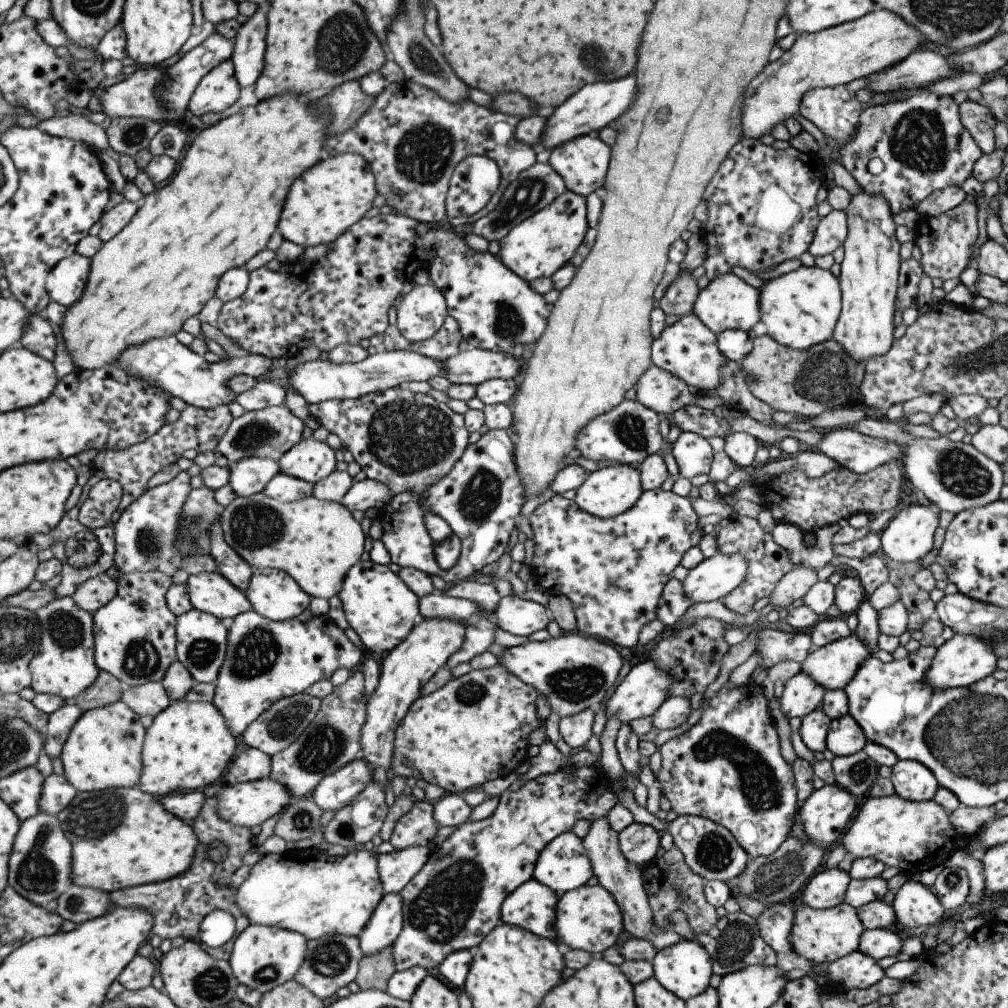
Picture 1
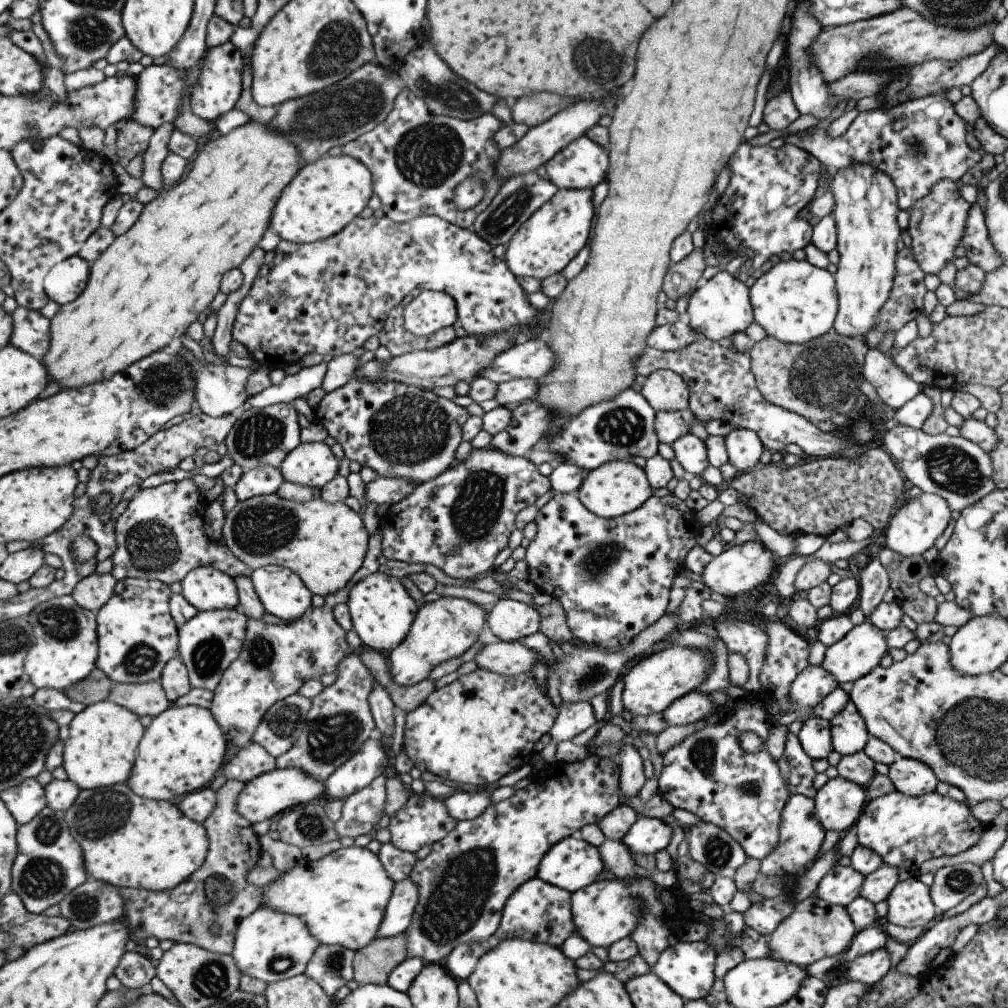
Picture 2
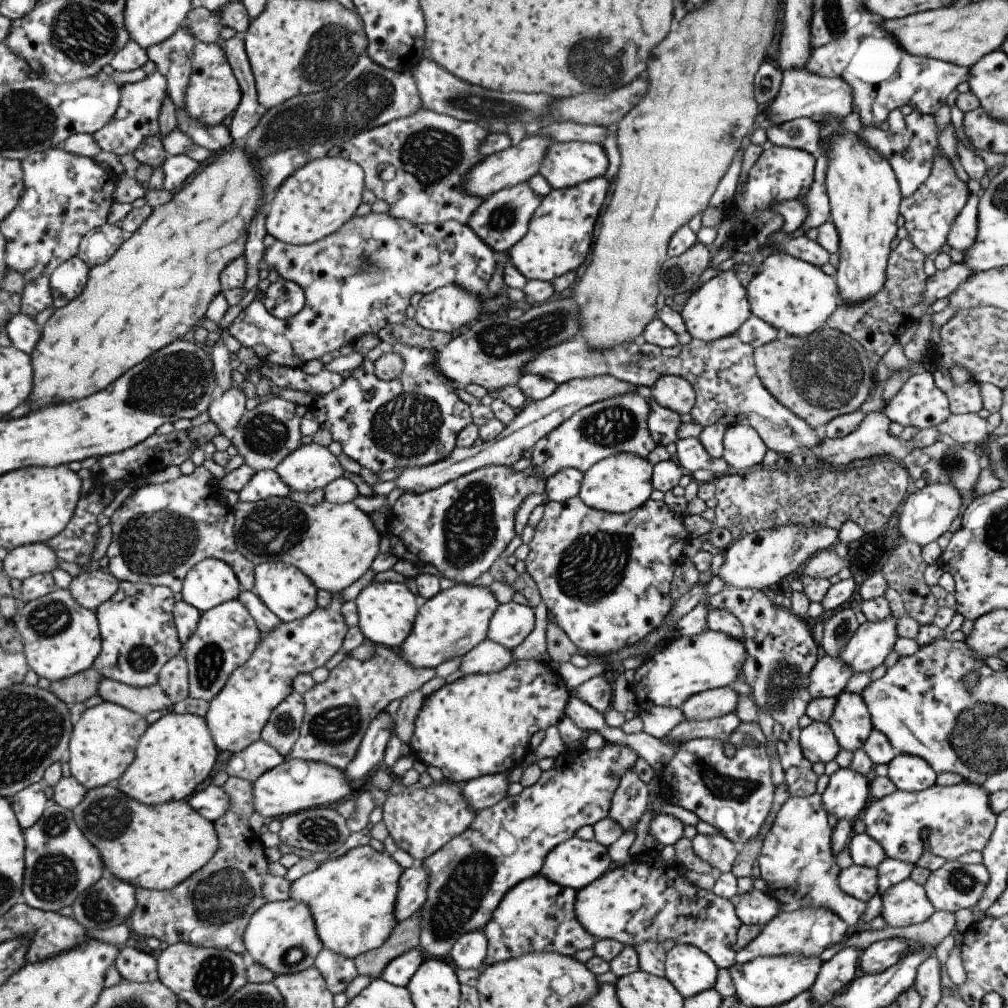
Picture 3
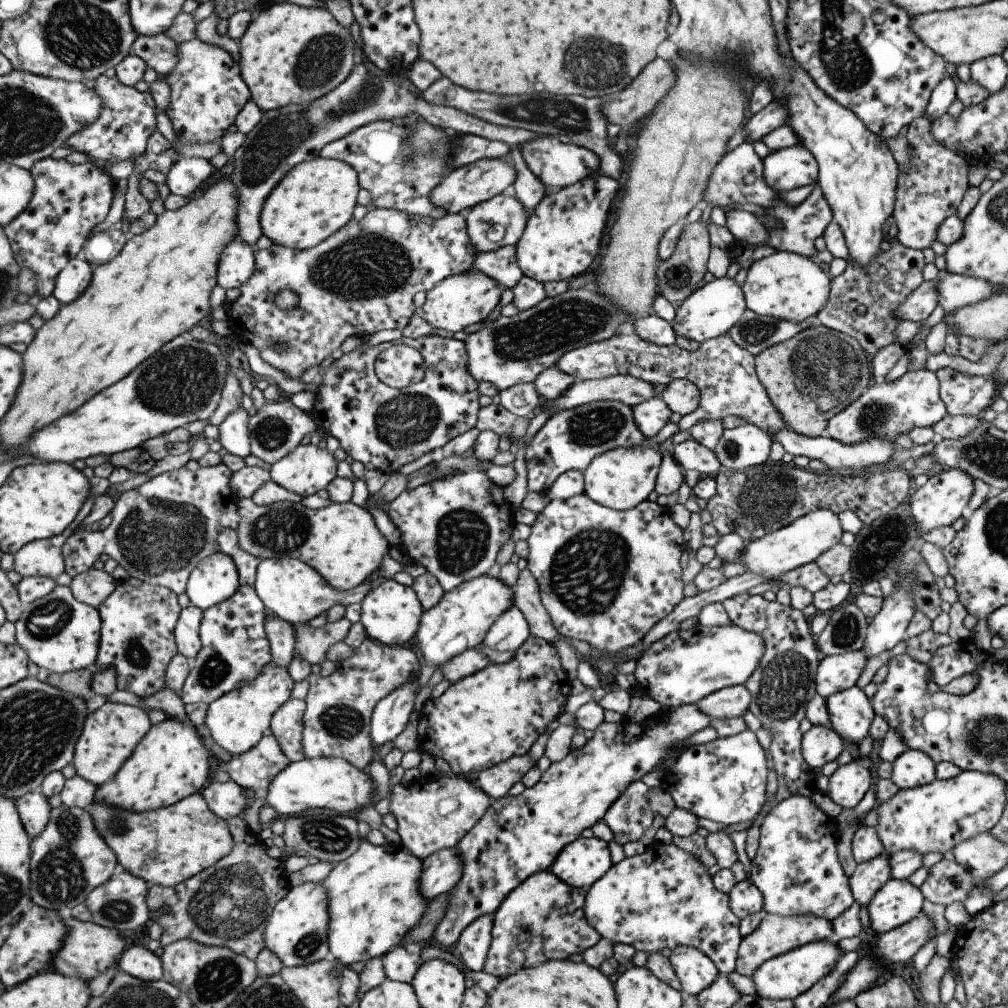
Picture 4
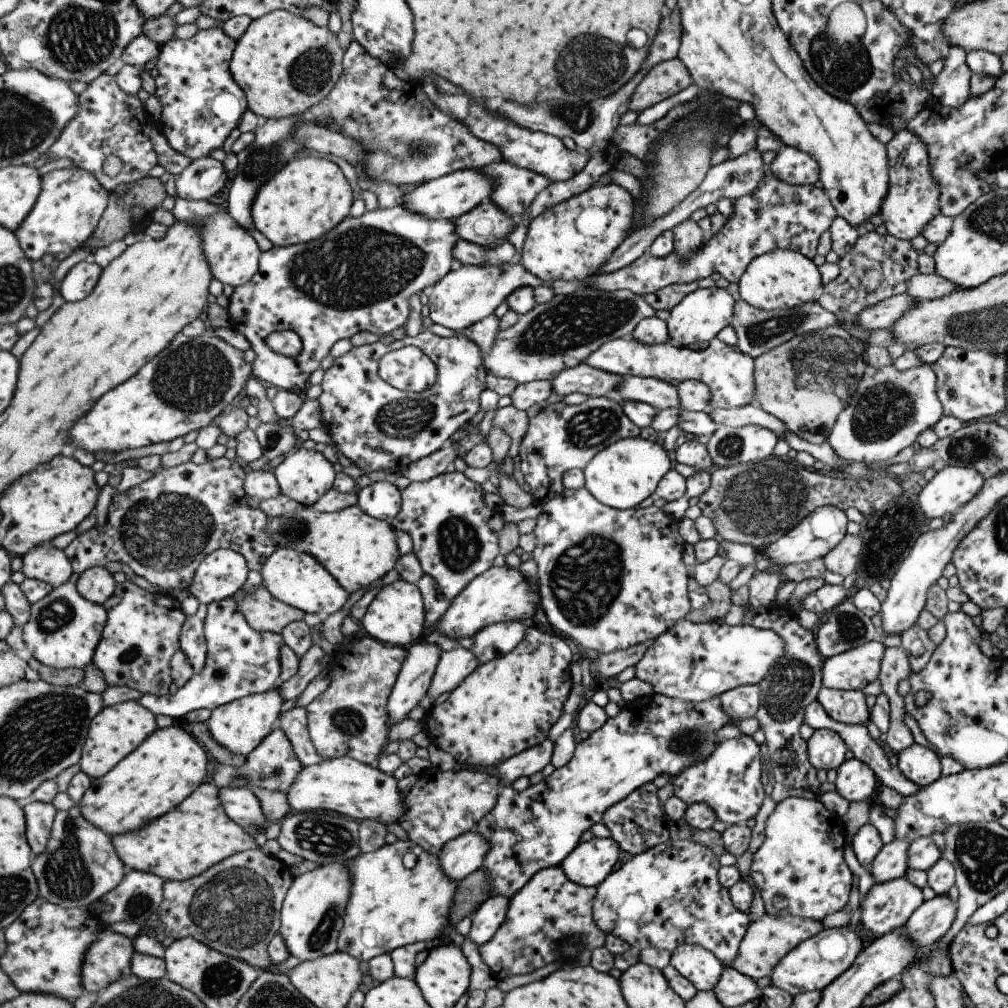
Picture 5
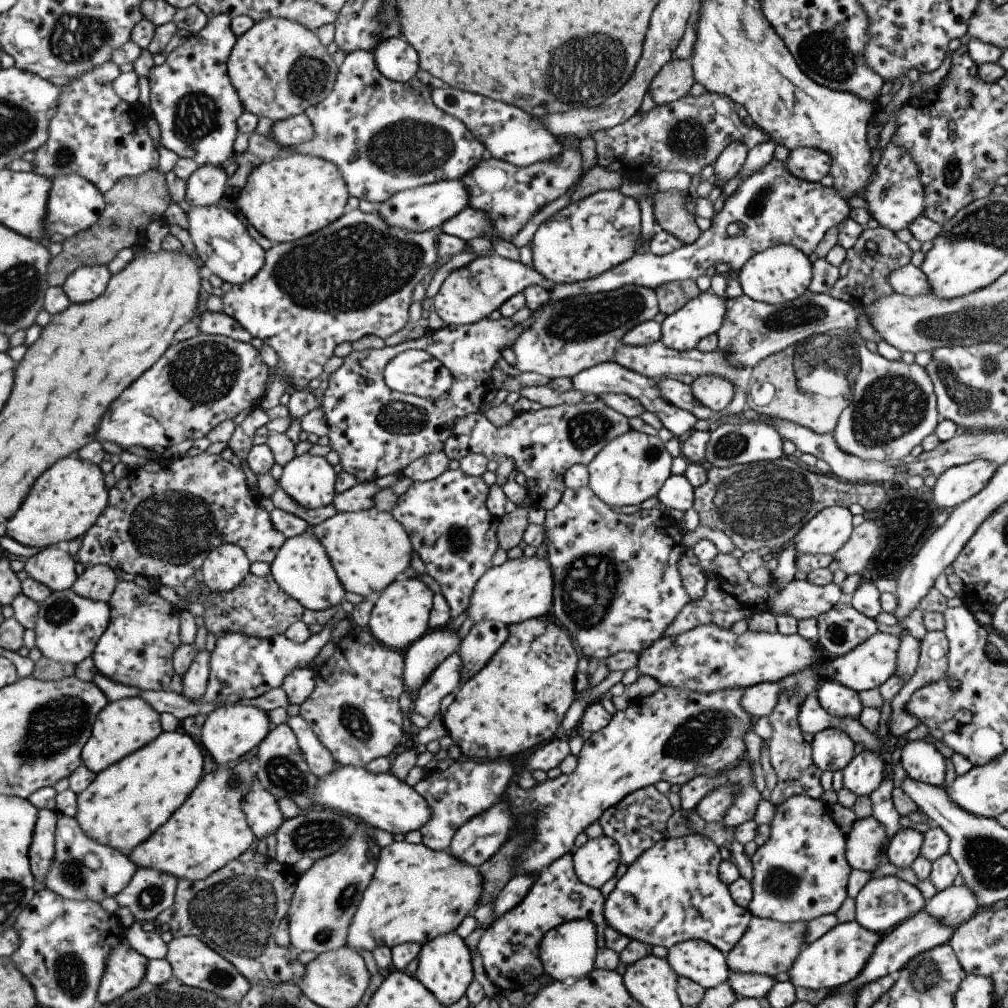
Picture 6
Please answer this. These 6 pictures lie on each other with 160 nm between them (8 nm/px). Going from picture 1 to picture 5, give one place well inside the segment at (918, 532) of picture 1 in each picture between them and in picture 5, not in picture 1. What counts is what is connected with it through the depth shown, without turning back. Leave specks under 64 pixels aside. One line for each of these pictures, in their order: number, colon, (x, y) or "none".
2: (915, 526)
3: (926, 513)
4: (943, 498)
5: (949, 488)

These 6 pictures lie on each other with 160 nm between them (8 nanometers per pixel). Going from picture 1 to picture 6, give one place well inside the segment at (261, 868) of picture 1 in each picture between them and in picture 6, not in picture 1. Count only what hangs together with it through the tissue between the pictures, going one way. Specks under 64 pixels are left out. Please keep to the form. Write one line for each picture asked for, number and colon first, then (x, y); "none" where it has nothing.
2: (343, 897)
3: (353, 897)
4: (376, 899)
5: (391, 906)
6: (417, 894)

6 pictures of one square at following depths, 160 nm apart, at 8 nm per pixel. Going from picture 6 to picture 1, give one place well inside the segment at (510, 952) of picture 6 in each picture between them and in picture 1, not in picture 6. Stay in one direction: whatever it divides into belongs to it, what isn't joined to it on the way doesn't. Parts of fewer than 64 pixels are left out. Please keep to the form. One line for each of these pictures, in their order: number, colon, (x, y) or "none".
1: (532, 908)
2: (539, 912)
3: (539, 916)
4: (543, 920)
5: (549, 909)

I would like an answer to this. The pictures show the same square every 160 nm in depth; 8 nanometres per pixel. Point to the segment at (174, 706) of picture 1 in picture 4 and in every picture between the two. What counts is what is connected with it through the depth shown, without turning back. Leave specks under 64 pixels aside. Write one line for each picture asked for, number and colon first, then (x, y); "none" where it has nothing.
2: (183, 748)
3: (177, 754)
4: (172, 762)

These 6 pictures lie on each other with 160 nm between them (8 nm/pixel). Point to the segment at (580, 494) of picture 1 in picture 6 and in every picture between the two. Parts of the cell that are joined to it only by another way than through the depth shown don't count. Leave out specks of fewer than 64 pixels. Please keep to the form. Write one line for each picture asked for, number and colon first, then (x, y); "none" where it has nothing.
2: (617, 487)
3: (619, 483)
4: (620, 478)
5: (622, 474)
6: (633, 466)

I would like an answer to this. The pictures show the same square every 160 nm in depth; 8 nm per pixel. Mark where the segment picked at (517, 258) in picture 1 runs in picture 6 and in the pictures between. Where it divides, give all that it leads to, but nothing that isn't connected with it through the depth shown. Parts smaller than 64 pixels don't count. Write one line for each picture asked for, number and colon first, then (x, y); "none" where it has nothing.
2: (551, 236)
3: (558, 239)
4: (562, 237)
5: (570, 241)
6: (585, 238)

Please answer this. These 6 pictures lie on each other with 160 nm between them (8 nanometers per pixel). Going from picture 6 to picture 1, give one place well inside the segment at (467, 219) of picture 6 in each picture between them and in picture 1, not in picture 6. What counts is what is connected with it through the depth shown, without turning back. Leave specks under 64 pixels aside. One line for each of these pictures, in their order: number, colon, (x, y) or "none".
1: (536, 186)
2: (519, 196)
3: (500, 220)
4: (504, 209)
5: (484, 224)

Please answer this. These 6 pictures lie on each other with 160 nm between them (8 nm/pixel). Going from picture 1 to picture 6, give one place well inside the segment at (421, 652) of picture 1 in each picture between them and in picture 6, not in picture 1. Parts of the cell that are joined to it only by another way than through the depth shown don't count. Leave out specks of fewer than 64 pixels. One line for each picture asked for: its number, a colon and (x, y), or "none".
2: (445, 628)
3: (456, 620)
4: (460, 621)
5: (501, 593)
6: (519, 589)

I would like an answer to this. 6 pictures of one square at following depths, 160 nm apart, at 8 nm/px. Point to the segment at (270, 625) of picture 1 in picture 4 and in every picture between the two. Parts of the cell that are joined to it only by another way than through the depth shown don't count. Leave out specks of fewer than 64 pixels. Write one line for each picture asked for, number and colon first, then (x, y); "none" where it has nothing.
2: (278, 659)
3: (237, 716)
4: (239, 720)

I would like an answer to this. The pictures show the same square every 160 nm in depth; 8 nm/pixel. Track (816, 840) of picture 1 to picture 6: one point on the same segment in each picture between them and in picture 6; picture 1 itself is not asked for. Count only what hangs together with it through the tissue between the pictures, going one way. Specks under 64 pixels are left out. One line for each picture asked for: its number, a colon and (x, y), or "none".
2: (837, 804)
3: (846, 794)
4: (846, 785)
5: (855, 781)
6: (863, 773)

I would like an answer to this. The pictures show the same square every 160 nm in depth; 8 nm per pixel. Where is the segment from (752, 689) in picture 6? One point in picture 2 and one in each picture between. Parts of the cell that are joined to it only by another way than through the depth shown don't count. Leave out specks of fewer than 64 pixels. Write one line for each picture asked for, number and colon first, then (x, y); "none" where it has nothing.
2: (693, 706)
3: (711, 703)
4: (732, 701)
5: (740, 703)

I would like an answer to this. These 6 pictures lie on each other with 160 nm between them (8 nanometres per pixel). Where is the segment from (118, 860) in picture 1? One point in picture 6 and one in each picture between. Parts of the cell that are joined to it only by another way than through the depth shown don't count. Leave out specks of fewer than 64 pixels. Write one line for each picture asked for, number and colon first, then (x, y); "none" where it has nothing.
2: (128, 840)
3: (153, 847)
4: (167, 846)
5: (186, 842)
6: (211, 829)

